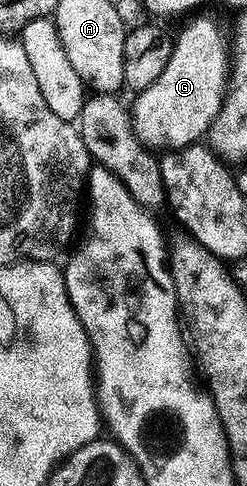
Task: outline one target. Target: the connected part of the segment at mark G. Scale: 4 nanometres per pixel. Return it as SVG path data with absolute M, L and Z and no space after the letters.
M191 21L179 37L174 38L171 46L171 58L165 63L165 71L161 71L161 79L157 83L145 87L138 92L135 106L130 106L131 120L135 133L144 145L155 151L174 151L186 149L194 145L210 129L212 121L219 113L225 96L225 86L229 81L229 61L223 58L223 45L219 42L219 29L211 21Z

